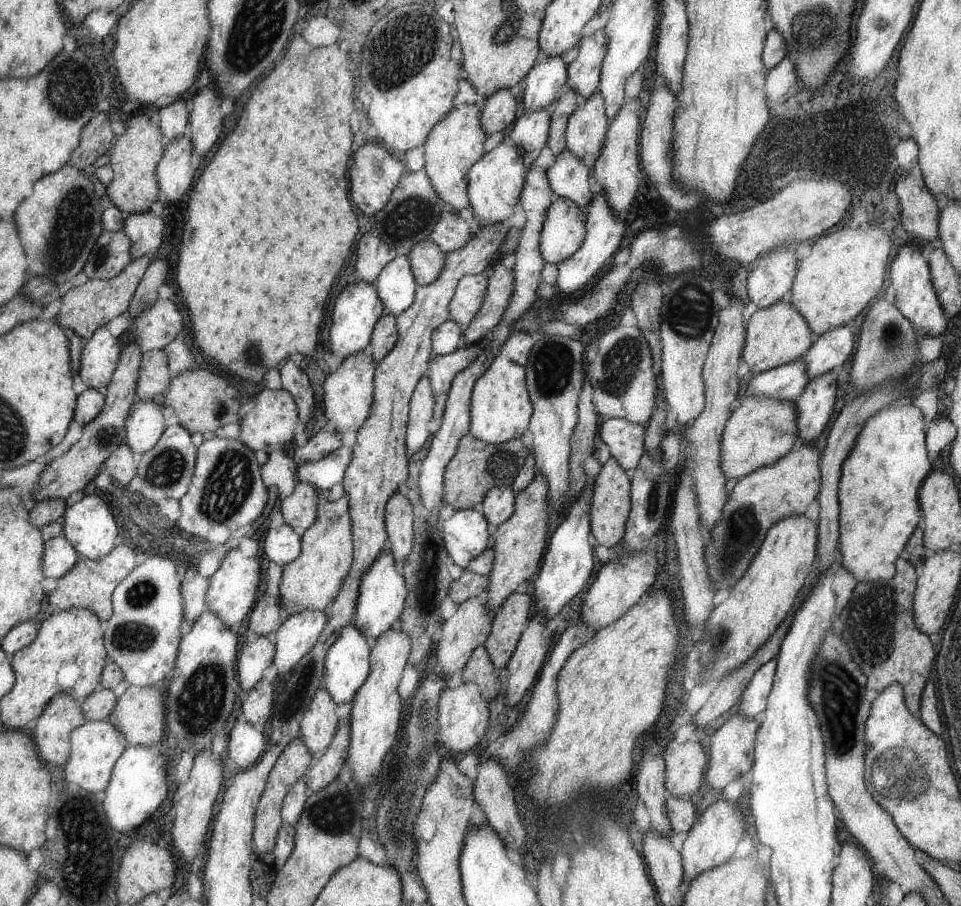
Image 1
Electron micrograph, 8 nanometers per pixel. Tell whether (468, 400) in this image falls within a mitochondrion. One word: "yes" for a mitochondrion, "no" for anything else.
no

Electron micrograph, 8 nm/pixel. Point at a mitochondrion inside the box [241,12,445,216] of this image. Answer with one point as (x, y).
(407, 53)

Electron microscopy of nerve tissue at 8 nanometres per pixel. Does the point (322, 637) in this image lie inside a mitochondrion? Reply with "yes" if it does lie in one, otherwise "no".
no

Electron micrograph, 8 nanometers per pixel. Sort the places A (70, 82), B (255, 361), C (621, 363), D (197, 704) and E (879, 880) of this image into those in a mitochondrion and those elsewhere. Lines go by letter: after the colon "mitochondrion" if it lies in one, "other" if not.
A: mitochondrion
B: mitochondrion
C: mitochondrion
D: mitochondrion
E: other

